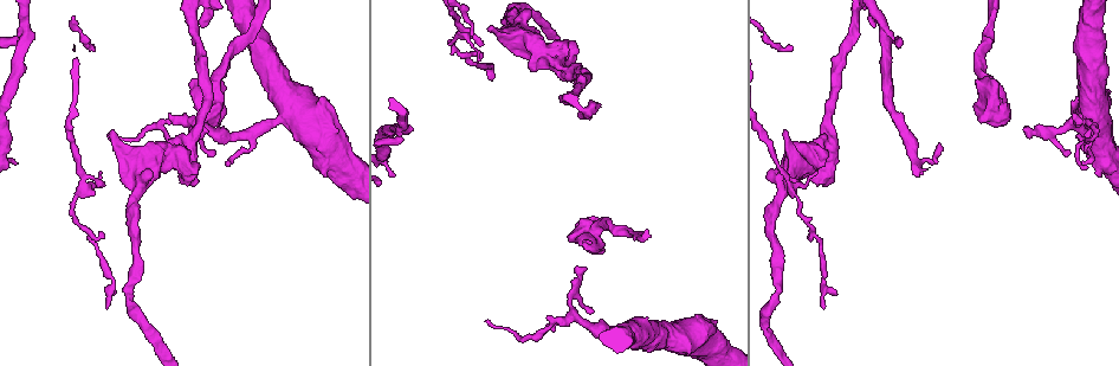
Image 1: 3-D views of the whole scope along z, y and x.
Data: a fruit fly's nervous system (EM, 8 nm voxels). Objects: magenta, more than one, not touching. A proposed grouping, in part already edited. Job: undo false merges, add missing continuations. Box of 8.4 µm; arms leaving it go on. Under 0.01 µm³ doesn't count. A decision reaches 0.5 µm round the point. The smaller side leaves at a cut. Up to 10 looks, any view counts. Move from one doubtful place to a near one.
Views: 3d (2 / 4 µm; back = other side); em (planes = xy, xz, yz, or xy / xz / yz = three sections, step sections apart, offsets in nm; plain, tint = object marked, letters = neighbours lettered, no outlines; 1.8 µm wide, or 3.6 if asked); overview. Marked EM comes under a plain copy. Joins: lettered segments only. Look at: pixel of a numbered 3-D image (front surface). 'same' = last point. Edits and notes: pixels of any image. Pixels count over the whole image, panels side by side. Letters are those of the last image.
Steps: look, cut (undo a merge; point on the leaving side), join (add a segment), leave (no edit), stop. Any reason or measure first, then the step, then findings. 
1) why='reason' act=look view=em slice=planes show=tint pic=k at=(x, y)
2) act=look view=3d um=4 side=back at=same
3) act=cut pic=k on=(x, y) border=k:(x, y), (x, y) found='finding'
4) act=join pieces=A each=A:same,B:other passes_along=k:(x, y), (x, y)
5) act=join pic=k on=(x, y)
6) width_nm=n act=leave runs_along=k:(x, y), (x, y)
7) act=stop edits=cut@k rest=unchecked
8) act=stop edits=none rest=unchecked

why='thick turns thin' act=look view=3d um=2 side=back pic=1 at=(829, 156)

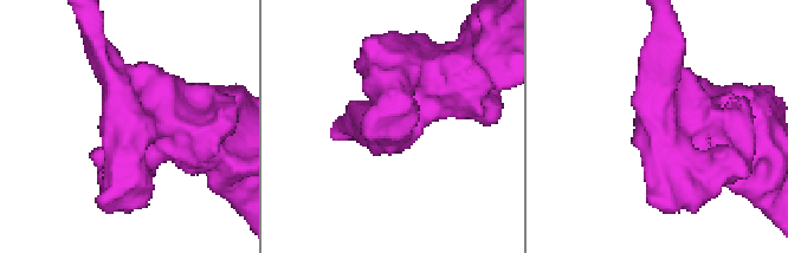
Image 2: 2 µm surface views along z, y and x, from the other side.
why='now the EM' act=look view=em slice=planes show=letters pic=2 at=(133, 122)

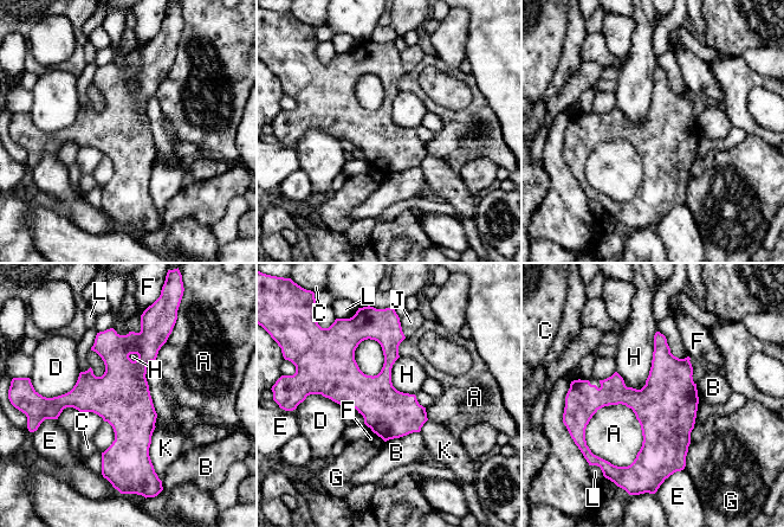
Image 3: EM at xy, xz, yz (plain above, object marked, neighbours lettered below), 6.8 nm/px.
act=leave each=A:other,B:other,C:other,D:other,E:other,F:other,G:other,H:other,J:other,K:other,L:other border=3:(656, 331), (646, 383), (627, 387) found='one neuron here'

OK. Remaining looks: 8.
why='an open end' act=look view=em slice=yz step=4 show=tint pic=1 at=(224, 106)

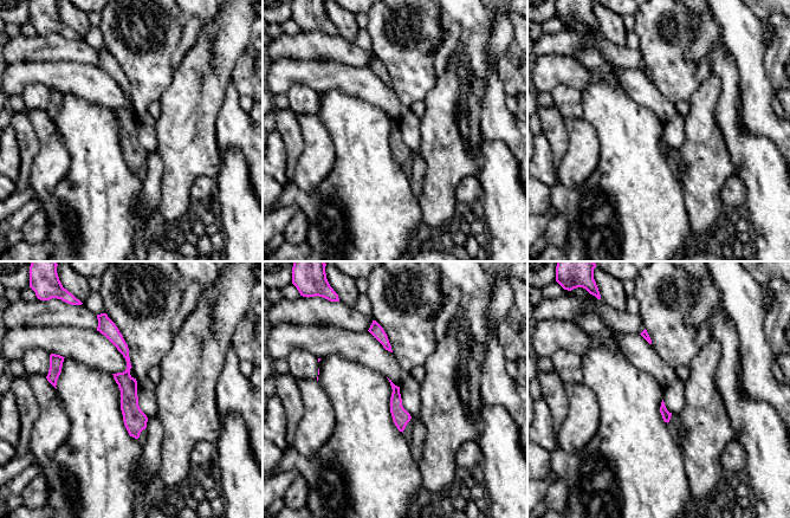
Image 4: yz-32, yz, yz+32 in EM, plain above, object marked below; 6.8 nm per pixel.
act=look view=em slice=yz step=4 show=letters at=same

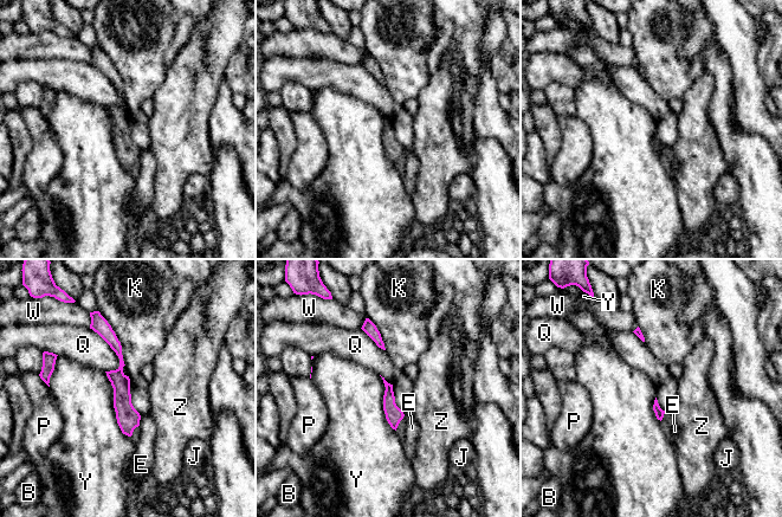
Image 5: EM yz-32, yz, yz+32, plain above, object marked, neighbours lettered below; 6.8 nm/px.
act=leave each=B:other,E:other,J:other,K:other,P:other,Q:other,W:other,Y:other,Z:other border=5:(104, 372), (116, 422), (130, 437) found='none of them fits'

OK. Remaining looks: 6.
why='long arm stops here' act=look view=em slice=yz step=8 show=letters pic=1 at=(580, 116)

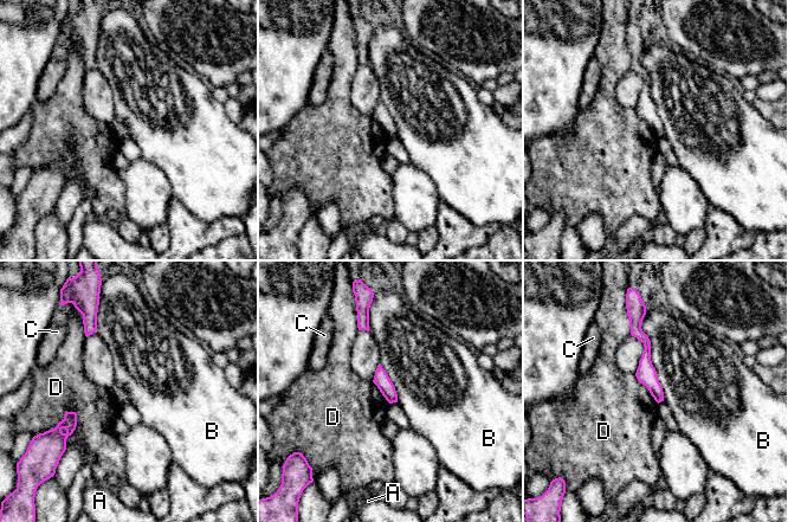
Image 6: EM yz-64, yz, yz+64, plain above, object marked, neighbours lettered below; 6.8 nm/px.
act=look view=em slice=xz step=16 show=letters at=same

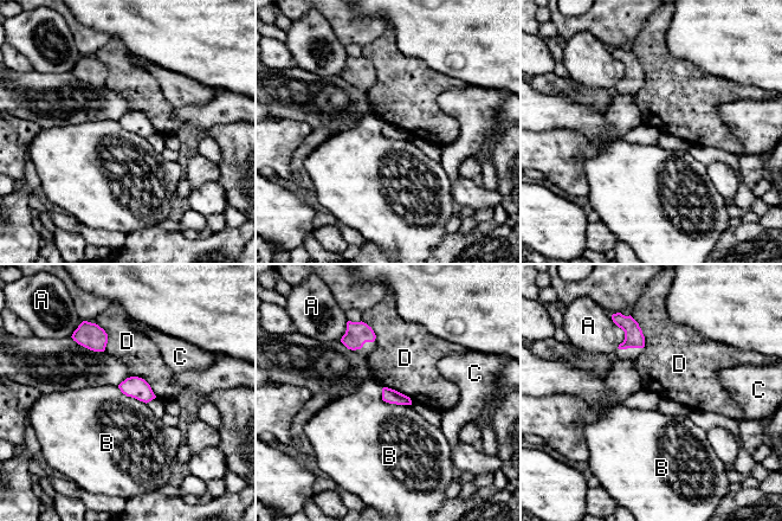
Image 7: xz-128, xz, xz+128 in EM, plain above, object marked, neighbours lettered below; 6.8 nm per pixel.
width_nm=100 act=leave each=A:other,B:other,C:other,D:other border=7:(381, 388), (383, 400), (412, 404) found='none of them fits'

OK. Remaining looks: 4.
why='branch point' act=look view=3d um=4 pic=1 at=(886, 44)

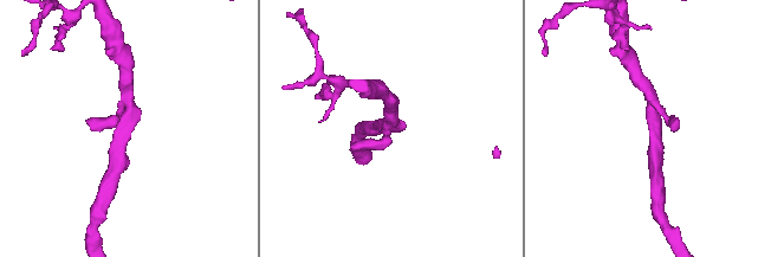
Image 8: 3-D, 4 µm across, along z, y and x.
act=look view=em slice=planes show=letters pic=8 at=(123, 125)

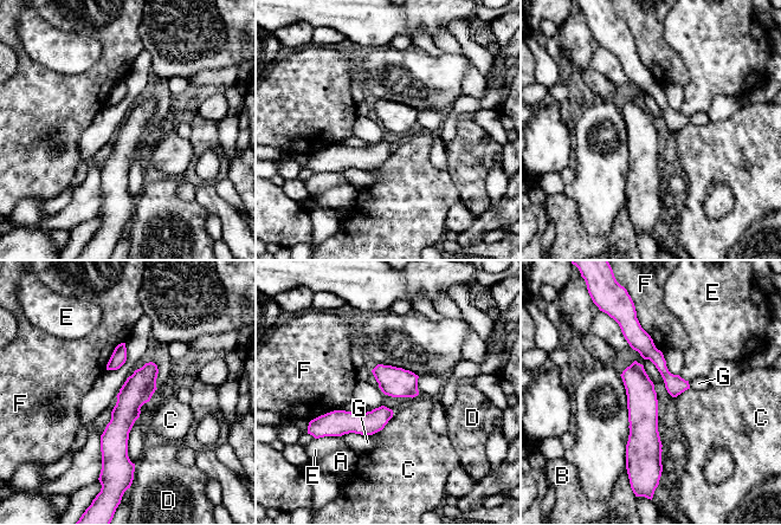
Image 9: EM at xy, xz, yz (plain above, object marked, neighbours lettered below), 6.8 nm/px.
act=leave each=A:other,B:other,C:other,D:other,E:other,F:other,G:other border=9:(394, 413), (381, 429), (369, 435) found='continuous, no second neuron'

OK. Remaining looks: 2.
act=stop edits=none rest=unchecked

